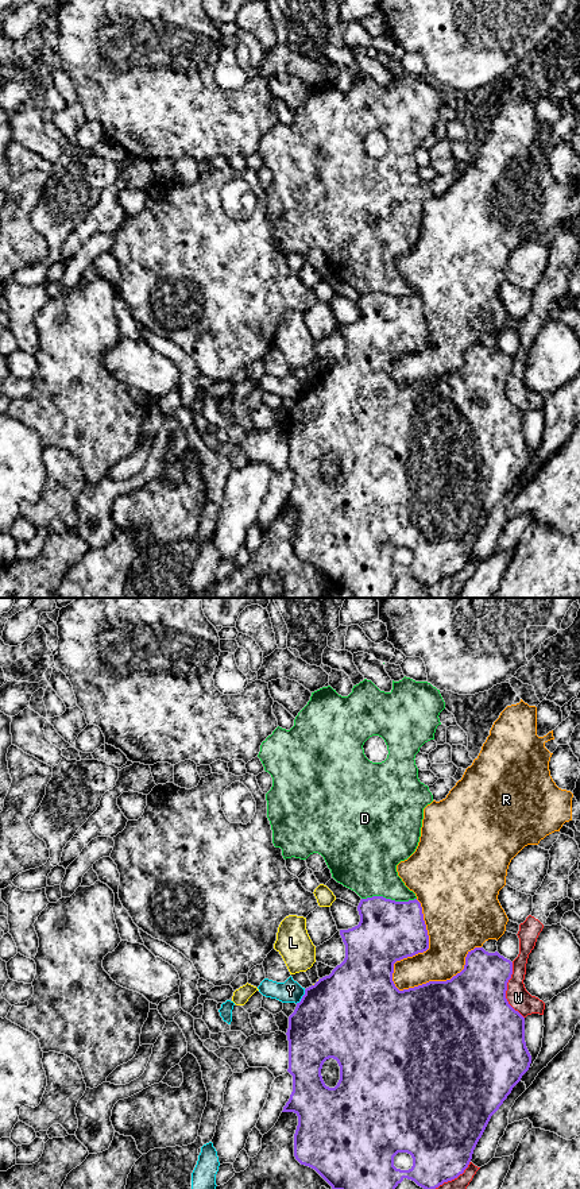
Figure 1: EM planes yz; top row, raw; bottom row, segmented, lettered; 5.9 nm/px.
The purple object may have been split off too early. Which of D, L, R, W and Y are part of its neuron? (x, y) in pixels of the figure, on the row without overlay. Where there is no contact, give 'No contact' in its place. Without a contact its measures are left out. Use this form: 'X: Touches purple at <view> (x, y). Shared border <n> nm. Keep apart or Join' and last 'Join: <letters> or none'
D: Touches purple at yz (389, 294). Shared border 320 nm. Keep apart
L: No contact. Keep apart
R: Touches purple at yz (421, 347). Shared border 550 nm. Keep apart
W: Touches purple at yz (506, 385). Shared border 340 nm. Keep apart
Y: Touches purple at yz (302, 393). Shared border 110 nm. Keep apart
Join: none

